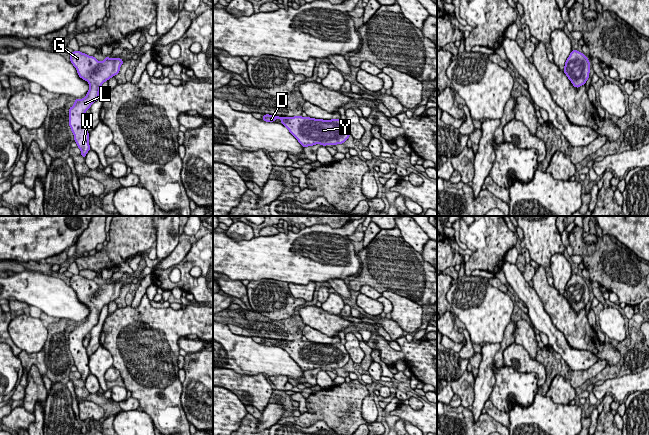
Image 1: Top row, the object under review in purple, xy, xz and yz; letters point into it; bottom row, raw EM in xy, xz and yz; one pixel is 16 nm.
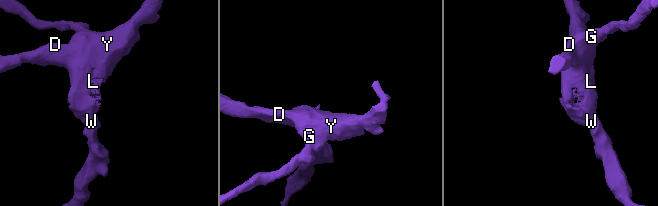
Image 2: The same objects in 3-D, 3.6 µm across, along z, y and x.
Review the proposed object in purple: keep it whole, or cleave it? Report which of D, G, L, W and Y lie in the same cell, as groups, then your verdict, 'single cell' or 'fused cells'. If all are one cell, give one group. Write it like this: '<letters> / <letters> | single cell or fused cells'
D G L W Y | single cell

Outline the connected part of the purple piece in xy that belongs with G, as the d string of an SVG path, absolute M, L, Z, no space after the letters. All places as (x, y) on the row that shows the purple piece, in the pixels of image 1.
M73 51L70 54L70 62L76 68L80 78L89 83L89 91L82 99L75 99L72 107L69 108L69 126L74 135L74 141L85 158L89 150L89 133L83 117L91 105L98 100L102 84L120 72L124 63L120 57L105 57L99 62L94 56L89 56L80 51Z

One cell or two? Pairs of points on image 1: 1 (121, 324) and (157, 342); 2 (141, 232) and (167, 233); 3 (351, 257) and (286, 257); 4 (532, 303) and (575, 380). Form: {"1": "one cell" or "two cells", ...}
{"1": "one cell", "2": "two cells", "3": "one cell", "4": "two cells"}

